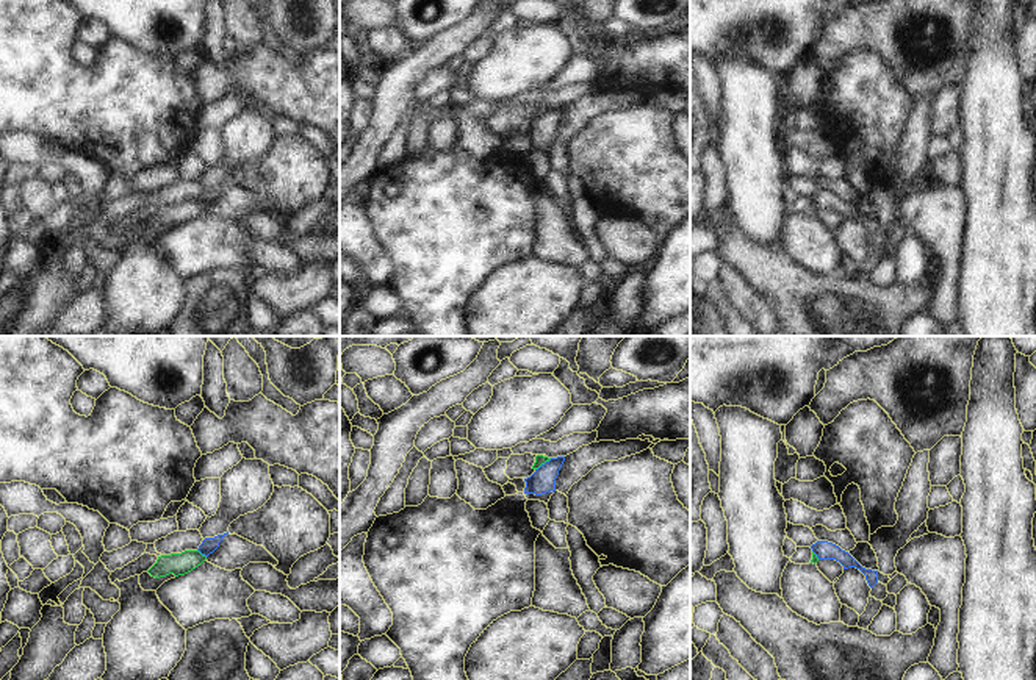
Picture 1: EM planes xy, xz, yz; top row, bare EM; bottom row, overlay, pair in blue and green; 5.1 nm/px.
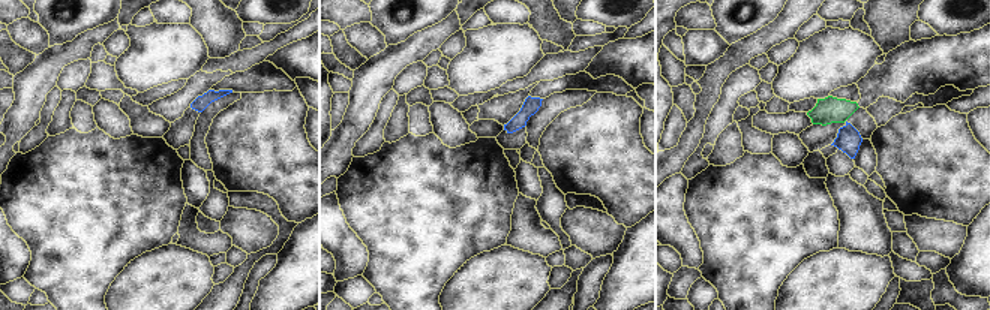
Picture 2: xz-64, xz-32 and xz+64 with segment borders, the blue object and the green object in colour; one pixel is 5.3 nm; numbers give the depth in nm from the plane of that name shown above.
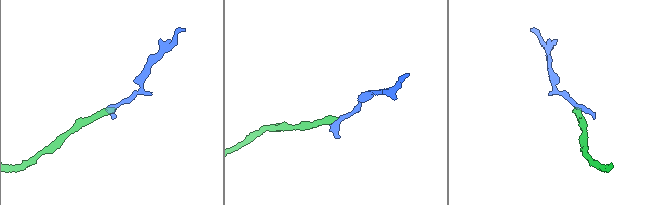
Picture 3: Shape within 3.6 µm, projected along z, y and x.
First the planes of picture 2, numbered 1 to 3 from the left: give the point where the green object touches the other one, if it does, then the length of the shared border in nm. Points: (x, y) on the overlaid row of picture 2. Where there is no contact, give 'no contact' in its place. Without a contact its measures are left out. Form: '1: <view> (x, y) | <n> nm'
1: no contact
2: no contact
3: no contact

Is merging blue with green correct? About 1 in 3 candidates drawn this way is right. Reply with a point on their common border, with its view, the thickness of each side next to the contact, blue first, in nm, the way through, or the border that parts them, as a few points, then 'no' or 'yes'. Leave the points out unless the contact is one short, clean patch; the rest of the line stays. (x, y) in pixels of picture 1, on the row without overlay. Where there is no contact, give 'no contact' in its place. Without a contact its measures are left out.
meets blue in xy at (202, 204); 80 nm thick on the blue side, 110 nm on the other; border along xy (197, 199), (205, 207); no

